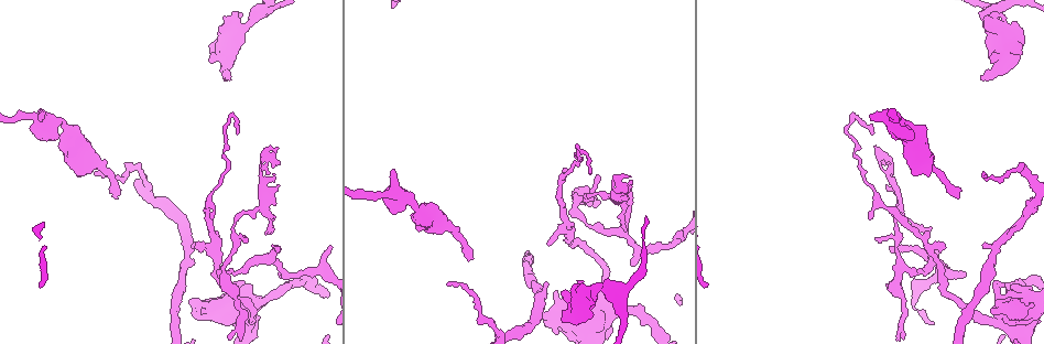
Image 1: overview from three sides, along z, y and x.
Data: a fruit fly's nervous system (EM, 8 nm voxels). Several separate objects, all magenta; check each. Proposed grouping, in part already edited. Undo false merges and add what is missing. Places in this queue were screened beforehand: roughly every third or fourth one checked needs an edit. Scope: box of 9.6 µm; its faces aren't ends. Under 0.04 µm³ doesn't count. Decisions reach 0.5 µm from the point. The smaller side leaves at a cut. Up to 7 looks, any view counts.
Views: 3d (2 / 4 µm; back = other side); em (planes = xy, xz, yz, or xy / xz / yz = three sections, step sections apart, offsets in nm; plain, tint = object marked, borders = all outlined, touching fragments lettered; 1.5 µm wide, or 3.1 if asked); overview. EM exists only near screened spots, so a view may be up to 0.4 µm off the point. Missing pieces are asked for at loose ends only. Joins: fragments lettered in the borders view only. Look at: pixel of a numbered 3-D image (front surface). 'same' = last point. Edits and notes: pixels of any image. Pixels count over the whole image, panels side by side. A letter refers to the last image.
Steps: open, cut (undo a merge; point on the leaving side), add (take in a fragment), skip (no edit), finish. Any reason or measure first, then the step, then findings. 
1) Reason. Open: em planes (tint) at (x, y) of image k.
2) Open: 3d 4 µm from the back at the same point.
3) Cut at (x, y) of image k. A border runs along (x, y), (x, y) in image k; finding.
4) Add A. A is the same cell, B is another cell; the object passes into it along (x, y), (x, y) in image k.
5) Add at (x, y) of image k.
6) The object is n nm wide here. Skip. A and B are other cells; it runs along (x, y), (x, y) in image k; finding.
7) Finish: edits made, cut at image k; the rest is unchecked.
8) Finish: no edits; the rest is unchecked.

Free end. Open: em planes (borders) at (274, 248) of image 1.

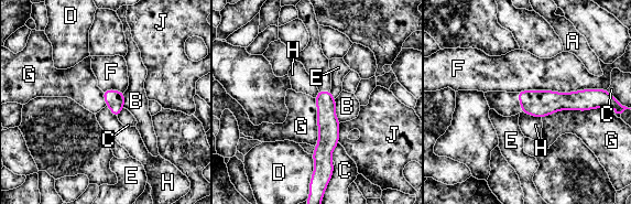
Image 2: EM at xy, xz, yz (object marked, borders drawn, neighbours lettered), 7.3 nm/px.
The longest contact is with F, 650 nm. Skip. A, B, C, D, E, F, G, H and J are other cells; none of them fits.

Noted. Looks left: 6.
An open end. Open: em planes (borders) at (80, 172) of image 1.

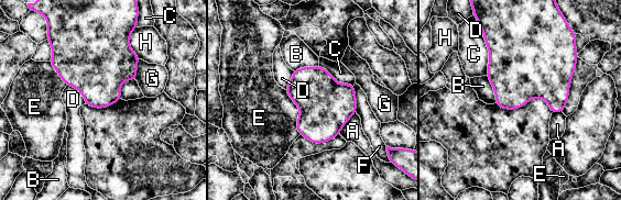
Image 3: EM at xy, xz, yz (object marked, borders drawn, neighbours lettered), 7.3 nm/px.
The longest contact is with E, 340 nm. Skip. A, B, C, D, E, F, G and H are other cells; a border runs along (356, 112), (339, 134) in image 3; none of them fits.

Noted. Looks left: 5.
An open end. Open: em planes (plain) at (981, 78) of image 1.

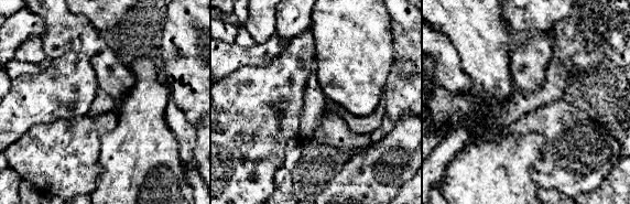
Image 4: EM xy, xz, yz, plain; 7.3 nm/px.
See the neighbours. Open: em planes (borders) at the same point.

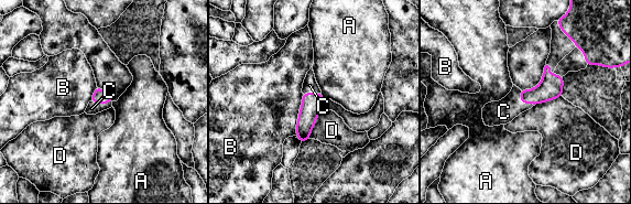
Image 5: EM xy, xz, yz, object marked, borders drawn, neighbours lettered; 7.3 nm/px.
Add C. C is the same cell, A, B and D are other cells; the object passes into it along (551, 87), (521, 103), (503, 111) in image 5; the cell continues.

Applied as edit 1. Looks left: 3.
Finish: edits made, add at image 5; the rest is unchecked.

